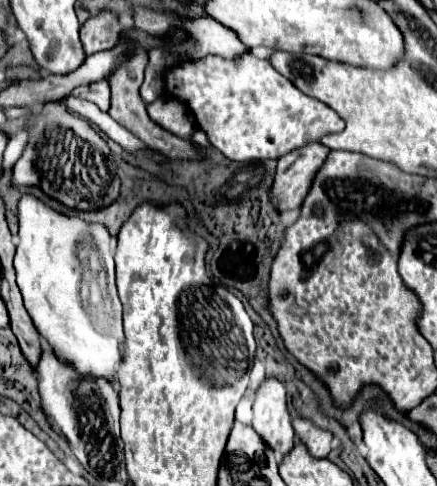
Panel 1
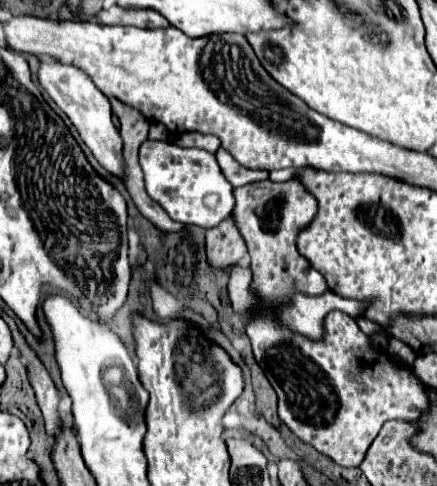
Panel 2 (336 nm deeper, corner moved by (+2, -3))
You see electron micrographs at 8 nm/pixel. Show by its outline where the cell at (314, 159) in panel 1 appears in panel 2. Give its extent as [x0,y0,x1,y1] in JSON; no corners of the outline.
[207,214,245,268]

